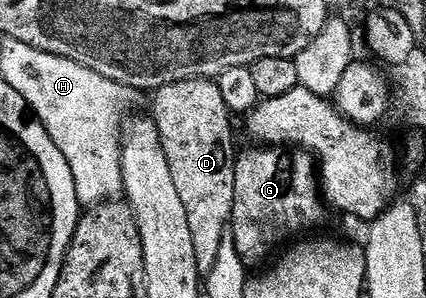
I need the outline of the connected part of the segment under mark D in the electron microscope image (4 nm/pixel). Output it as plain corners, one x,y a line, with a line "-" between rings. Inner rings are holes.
193,78
168,84
153,91
152,98
152,117
160,132
160,144
164,144
164,156
168,156
168,168
172,168
172,181
176,183
176,192
184,204
185,214
188,215
188,228
192,231
192,249
196,254
198,273
206,276
216,264
221,238
228,231
236,192
236,149
234,150
234,126
230,123
232,115
228,104
224,104
224,99
220,97
217,81
208,78

